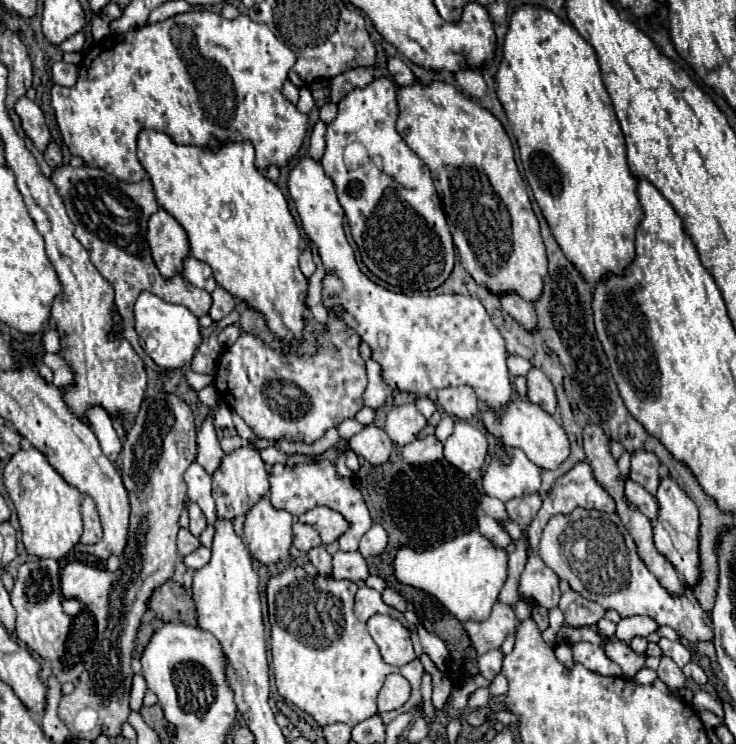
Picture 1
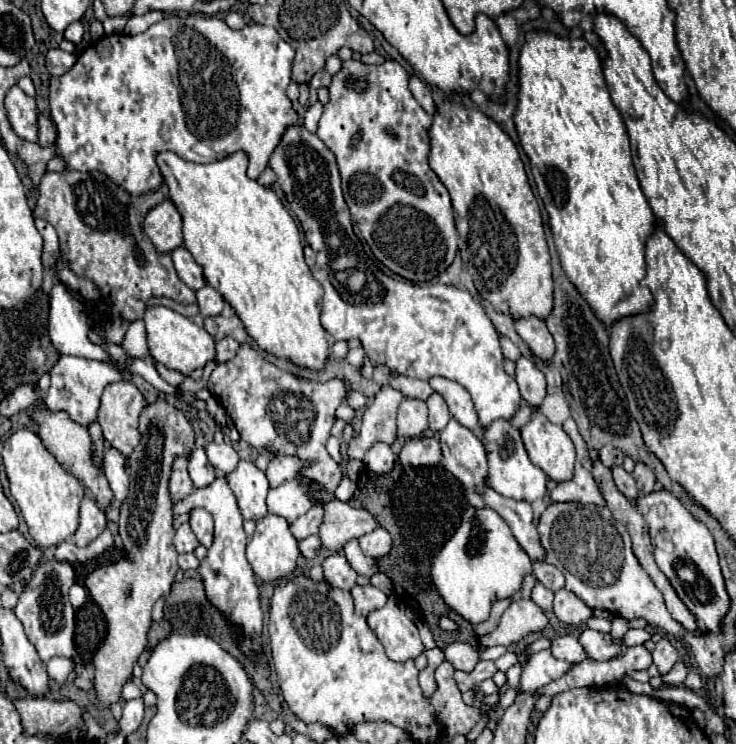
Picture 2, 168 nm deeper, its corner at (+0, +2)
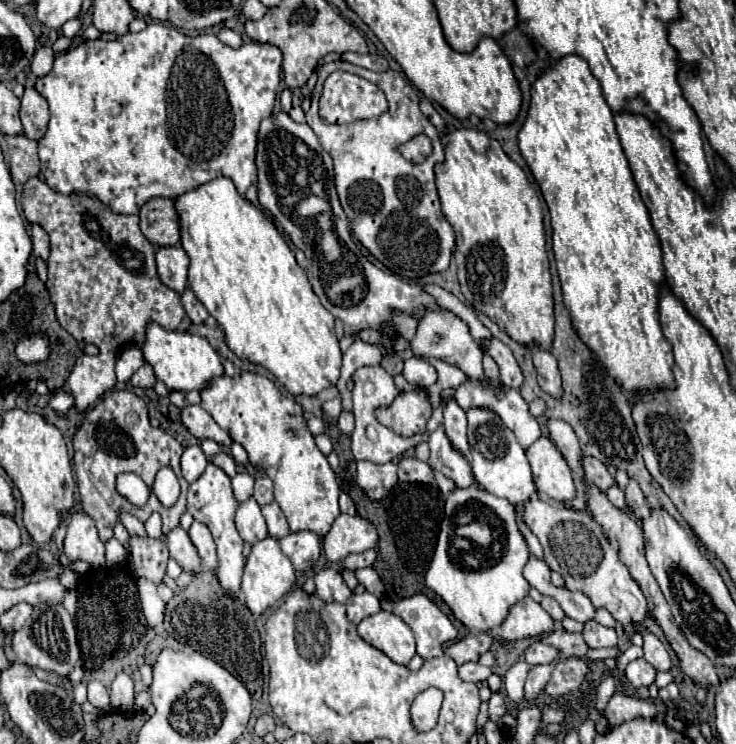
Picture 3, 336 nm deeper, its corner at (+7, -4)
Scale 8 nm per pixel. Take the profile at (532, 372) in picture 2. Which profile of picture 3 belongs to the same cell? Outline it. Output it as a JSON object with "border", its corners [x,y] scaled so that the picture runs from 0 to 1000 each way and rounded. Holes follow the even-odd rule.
{"border":[[[668,452],[660,454],[660,457],[655,457],[652,468],[655,468],[655,473],[666,476],[671,481],[671,487],[677,489],[677,495],[679,495],[679,513],[685,519],[698,522],[698,524],[709,519],[712,505],[709,505],[707,492],[698,484],[693,468],[688,468],[677,454],[668,454]],[[658,460],[660,460],[660,465],[658,465]]]}

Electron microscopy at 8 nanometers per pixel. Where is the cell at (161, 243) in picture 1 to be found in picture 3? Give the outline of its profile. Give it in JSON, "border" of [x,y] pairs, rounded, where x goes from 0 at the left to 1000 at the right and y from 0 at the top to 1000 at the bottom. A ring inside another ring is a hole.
{"border":[[[209,266],[190,280],[190,309],[209,331],[242,331],[242,285],[234,266]]]}

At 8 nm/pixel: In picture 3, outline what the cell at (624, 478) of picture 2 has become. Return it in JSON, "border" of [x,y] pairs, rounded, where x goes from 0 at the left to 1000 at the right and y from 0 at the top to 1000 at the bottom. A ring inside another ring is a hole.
{"border":[[[791,613],[791,632],[793,632],[793,642],[802,645],[815,659],[823,659],[832,651],[837,651],[837,645],[826,637],[823,626],[815,618],[804,616],[804,613]]]}

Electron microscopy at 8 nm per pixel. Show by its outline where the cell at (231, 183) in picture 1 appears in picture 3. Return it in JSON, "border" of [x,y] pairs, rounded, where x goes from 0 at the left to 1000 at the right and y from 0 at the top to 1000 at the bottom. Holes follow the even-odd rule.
{"border":[[[293,239],[288,245],[280,245],[274,247],[272,253],[266,255],[258,255],[253,261],[247,261],[242,269],[239,269],[239,280],[242,280],[242,288],[245,288],[245,306],[247,306],[247,333],[255,339],[258,344],[258,363],[255,363],[255,384],[264,390],[266,401],[277,409],[277,414],[283,417],[283,422],[288,422],[299,438],[299,444],[304,446],[304,454],[307,454],[307,462],[310,468],[329,484],[340,484],[351,492],[359,492],[361,497],[367,497],[375,511],[397,530],[418,530],[418,532],[429,532],[435,530],[440,522],[446,519],[454,519],[462,508],[462,492],[465,492],[465,470],[462,470],[462,462],[459,462],[459,454],[457,454],[457,446],[454,446],[454,425],[448,425],[448,419],[443,419],[443,414],[438,414],[432,398],[427,395],[413,363],[402,355],[402,347],[397,341],[397,336],[391,333],[389,323],[380,317],[380,312],[375,309],[375,304],[364,296],[364,290],[345,274],[340,274],[334,266],[329,266],[323,258],[321,258],[321,250],[310,242],[310,239]]]}

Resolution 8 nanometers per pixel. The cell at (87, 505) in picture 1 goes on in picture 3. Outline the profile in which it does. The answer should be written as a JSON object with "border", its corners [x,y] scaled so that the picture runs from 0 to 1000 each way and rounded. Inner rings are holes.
{"border":[[[103,688],[92,699],[92,718],[87,723],[87,745],[95,753],[120,755],[128,763],[141,761],[141,731],[133,723],[130,704],[120,691]]]}

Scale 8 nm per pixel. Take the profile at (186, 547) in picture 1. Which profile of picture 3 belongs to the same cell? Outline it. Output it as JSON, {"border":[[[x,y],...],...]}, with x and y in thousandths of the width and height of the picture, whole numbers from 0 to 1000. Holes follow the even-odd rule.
{"border":[[[245,707],[236,710],[231,718],[226,718],[226,734],[231,739],[231,750],[236,750],[250,769],[266,772],[272,769],[272,747],[255,720],[253,712],[247,712]]]}

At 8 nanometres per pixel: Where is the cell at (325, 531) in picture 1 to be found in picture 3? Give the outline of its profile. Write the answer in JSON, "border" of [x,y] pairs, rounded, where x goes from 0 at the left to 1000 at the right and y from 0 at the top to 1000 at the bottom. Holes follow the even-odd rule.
{"border":[[[462,691],[440,720],[440,745],[448,755],[465,755],[473,745],[511,737],[514,715],[505,702],[489,694]]]}

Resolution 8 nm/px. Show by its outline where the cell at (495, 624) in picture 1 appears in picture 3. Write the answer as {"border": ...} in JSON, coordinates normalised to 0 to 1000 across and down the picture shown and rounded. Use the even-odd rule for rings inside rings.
{"border":[[[720,801],[693,817],[690,831],[679,841],[677,852],[682,860],[698,863],[712,860],[715,855],[736,855],[753,847],[750,828]]]}

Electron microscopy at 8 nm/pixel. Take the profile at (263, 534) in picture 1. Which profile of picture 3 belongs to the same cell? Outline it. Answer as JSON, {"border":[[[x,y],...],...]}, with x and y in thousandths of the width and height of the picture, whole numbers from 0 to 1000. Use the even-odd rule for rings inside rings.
{"border":[[[361,723],[353,726],[342,734],[342,742],[334,753],[332,761],[332,774],[329,774],[329,798],[332,798],[332,809],[340,817],[340,823],[345,828],[359,825],[367,815],[372,815],[386,798],[394,796],[394,790],[399,788],[402,774],[399,774],[399,761],[394,758],[394,753],[383,745],[380,731],[375,723]]]}

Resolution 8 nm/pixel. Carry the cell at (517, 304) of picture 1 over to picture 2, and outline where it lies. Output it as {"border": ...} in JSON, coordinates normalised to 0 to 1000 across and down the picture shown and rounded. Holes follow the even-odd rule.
{"border":[[[719,425],[719,427],[702,427],[700,430],[700,444],[702,449],[716,460],[716,465],[721,468],[721,473],[735,481],[735,484],[746,484],[754,473],[754,462],[751,462],[751,452],[746,449],[740,433],[730,425]]]}

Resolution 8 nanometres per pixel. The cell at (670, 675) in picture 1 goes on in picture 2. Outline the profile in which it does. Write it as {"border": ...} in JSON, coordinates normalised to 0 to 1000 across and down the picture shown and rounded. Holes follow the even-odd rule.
{"border":[[[901,858],[898,863],[893,863],[893,868],[887,874],[887,892],[895,898],[898,909],[904,909],[914,898],[917,890],[920,890],[920,876],[912,868],[912,863],[906,858]]]}

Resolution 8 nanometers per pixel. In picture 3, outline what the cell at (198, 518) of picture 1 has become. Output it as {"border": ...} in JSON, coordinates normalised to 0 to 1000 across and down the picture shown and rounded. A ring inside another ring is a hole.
{"border":[[[266,702],[261,704],[261,710],[255,712],[272,750],[274,750],[274,766],[293,766],[296,763],[296,747],[293,747],[293,731],[288,726],[288,718],[283,712],[280,704],[274,702]]]}

